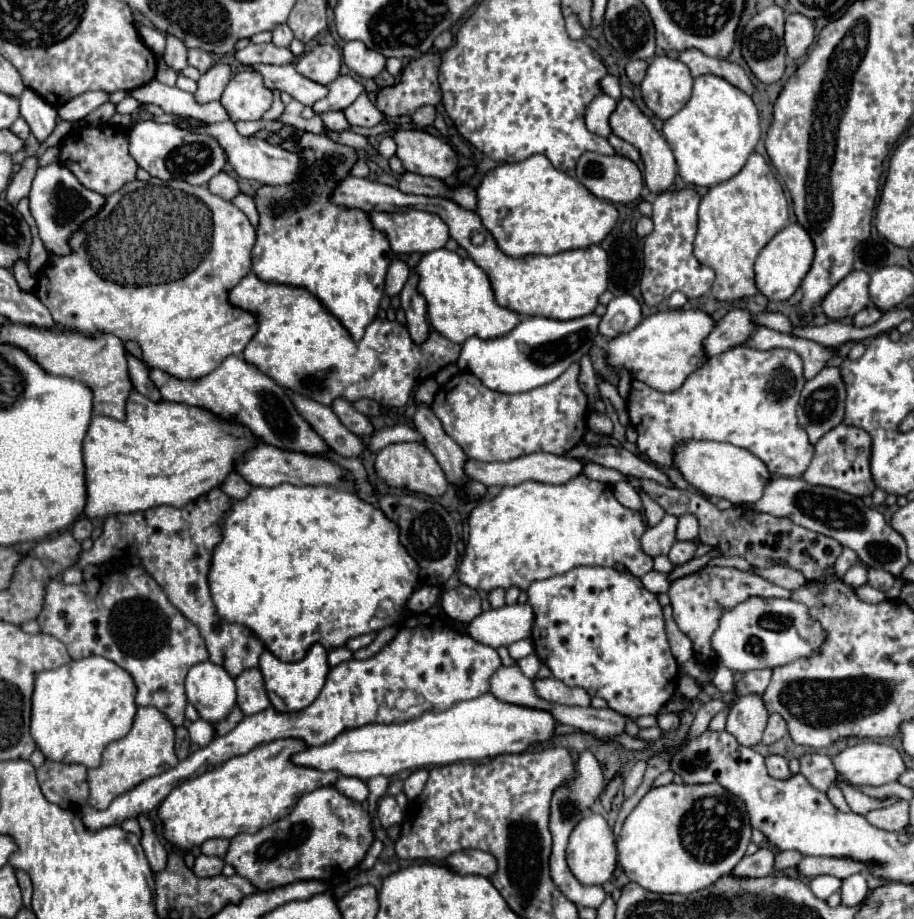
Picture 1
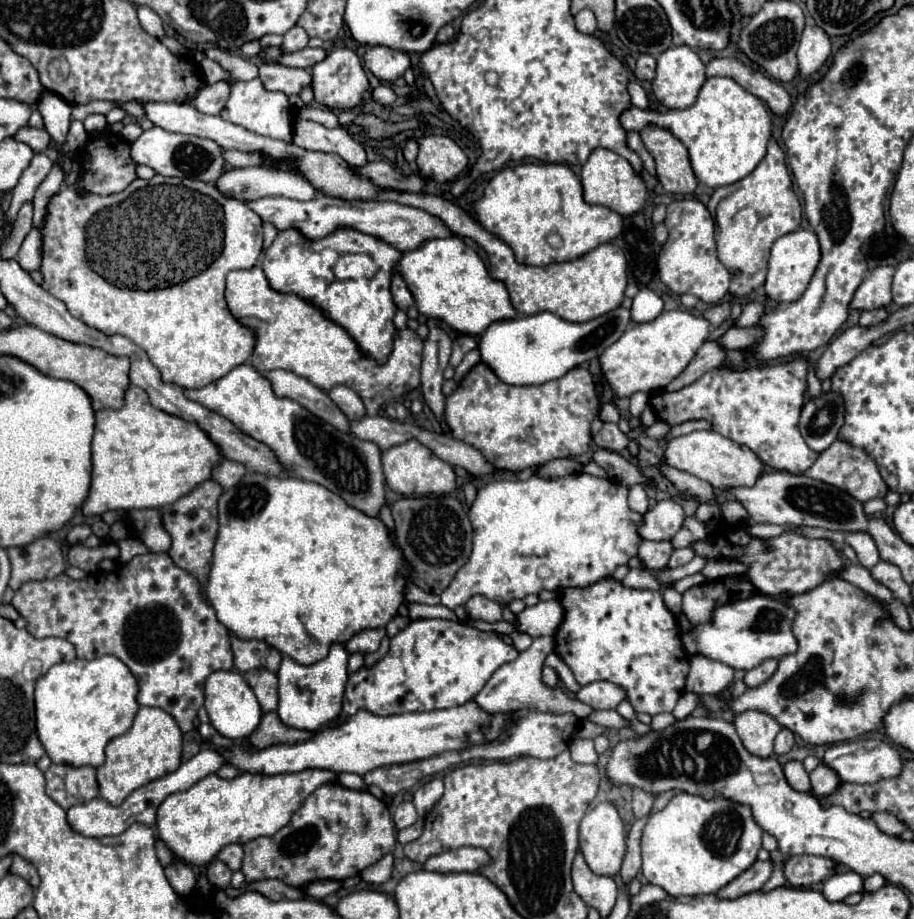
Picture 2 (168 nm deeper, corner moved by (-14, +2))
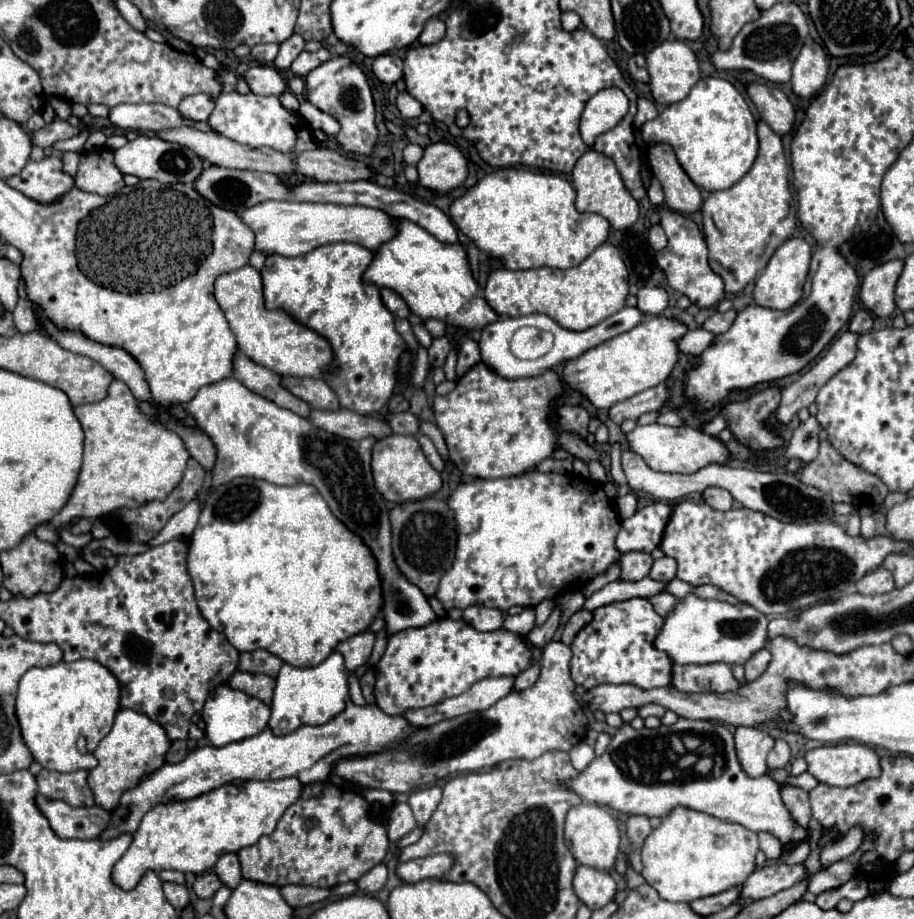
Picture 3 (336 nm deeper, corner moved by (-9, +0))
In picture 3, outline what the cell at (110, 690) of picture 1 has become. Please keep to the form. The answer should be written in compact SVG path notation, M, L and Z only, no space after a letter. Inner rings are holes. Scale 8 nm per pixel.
M79 659L73 663L61 661L51 667L33 667L19 681L17 693L17 719L21 725L23 741L45 769L71 773L79 769L97 767L93 757L99 741L111 731L115 715L119 713L121 693L117 677L101 667L95 659ZM85 737L87 749L83 753L81 739Z

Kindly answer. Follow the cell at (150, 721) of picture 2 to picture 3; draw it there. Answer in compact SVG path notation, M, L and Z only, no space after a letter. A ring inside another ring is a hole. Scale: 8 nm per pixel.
M121 709L115 717L113 729L105 739L101 739L101 743L93 751L99 765L89 771L87 783L95 795L95 803L107 811L117 809L119 799L125 791L137 787L141 779L149 777L153 771L159 771L165 765L165 755L169 747L171 747L171 741L165 735L165 729L157 721L137 711Z

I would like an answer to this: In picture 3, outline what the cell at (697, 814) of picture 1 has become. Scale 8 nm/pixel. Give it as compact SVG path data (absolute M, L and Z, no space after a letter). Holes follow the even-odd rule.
M675 807L663 817L661 825L647 835L641 847L641 875L663 899L691 903L741 885L755 871L757 851L757 833L739 823L723 821L689 807Z

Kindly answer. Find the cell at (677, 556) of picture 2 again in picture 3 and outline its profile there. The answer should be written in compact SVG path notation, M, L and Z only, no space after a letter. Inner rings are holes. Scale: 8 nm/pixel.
M663 557L653 563L649 577L659 579L659 581L671 581L671 579L675 579L675 573L677 573L677 561Z

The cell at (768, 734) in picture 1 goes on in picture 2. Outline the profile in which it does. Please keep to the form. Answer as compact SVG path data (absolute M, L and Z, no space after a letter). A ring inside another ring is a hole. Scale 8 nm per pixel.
M782 729L774 741L774 753L776 755L786 755L794 745L794 733L790 729Z

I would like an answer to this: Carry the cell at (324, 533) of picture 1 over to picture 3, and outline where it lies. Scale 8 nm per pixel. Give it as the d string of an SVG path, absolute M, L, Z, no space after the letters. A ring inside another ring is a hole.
M237 477L237 479L233 479L233 481L229 481L229 483L223 483L223 485L219 485L211 495L209 495L209 499L207 499L207 503L205 503L205 509L201 511L201 517L199 517L199 523L197 523L197 527L195 527L195 531L193 531L193 535L191 535L191 539L189 539L189 553L187 553L187 571L189 571L189 575L191 575L191 581L193 581L193 587L195 587L195 597L199 599L199 611L201 611L201 615L209 621L209 625L213 627L213 629L217 629L219 633L223 633L227 639L229 639L229 643L237 649L237 651L255 651L257 647L259 649L267 649L269 653L273 653L273 655L277 655L279 659L283 659L285 663L289 663L289 665L293 665L293 667L315 667L317 663L321 663L321 661L325 661L325 657L337 647L337 643L339 641L345 641L347 637L351 637L351 635L357 635L357 633L361 633L361 631L365 631L371 623L373 623L373 619L381 613L381 579L379 579L379 575L377 575L377 559L373 559L373 555L369 555L369 547L365 547L365 543L361 543L361 539L357 539L357 535L353 535L353 531L349 531L331 511L329 511L329 507L327 507L327 503L325 503L325 499L319 495L319 491L313 487L313 485L307 485L307 483L297 483L297 485L289 485L289 487L281 487L281 485L273 485L273 483L269 483L269 481L263 481L263 479L249 479L249 477Z

